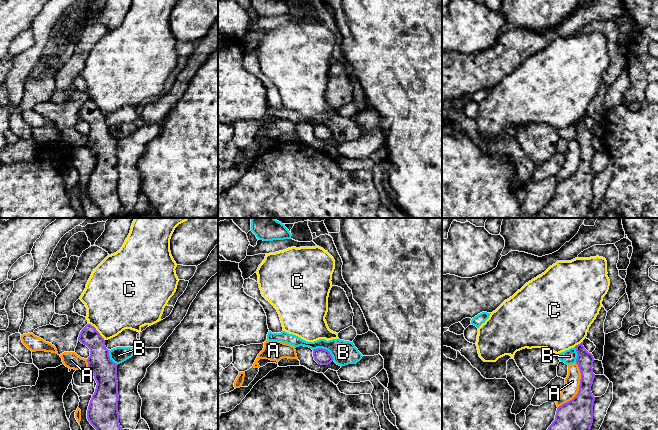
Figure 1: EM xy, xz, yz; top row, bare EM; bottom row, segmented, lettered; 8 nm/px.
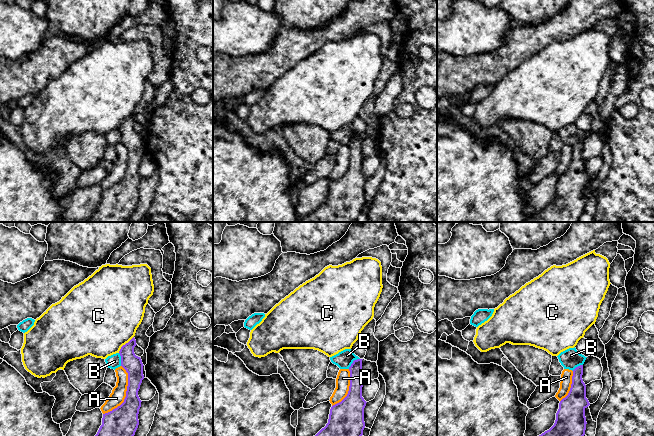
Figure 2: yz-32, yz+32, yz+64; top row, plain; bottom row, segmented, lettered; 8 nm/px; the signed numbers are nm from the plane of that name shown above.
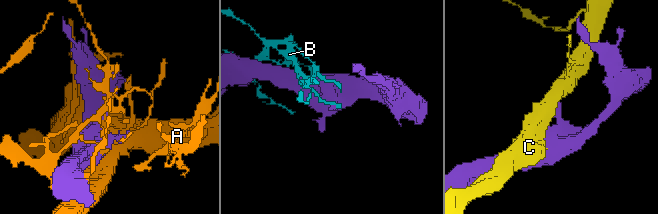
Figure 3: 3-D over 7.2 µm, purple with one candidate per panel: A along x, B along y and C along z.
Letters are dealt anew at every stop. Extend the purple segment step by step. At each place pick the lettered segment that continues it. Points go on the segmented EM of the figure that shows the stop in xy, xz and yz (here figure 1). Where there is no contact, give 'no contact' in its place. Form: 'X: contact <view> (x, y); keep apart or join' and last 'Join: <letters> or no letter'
A: contact yz (579, 388); keep apart
B: contact xz (325, 349); keep apart
C: contact xy (97, 331); keep apart
Join: no letter

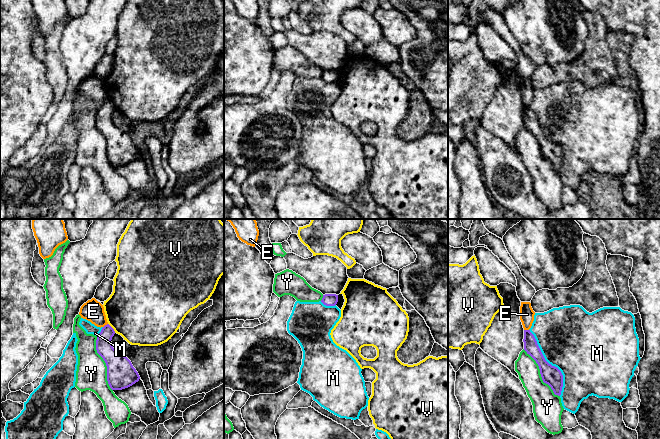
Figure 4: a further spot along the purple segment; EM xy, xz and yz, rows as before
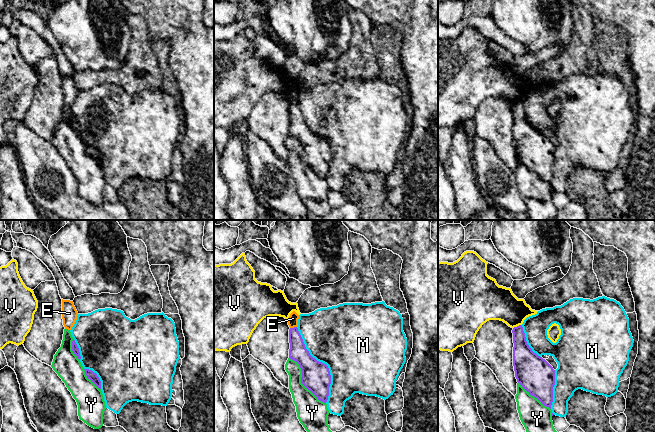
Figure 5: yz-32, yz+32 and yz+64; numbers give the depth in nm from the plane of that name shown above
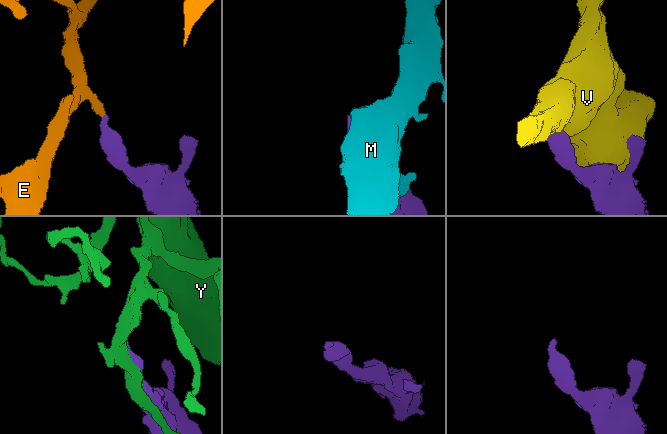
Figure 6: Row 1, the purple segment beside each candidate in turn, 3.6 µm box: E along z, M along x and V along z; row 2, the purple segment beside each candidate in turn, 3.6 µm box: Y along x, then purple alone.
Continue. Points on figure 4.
E: contact xy (105, 325); keep apart
M: contact yz (550, 364); keep apart
V: contact xy (112, 328); keep apart
Y: contact xy (105, 362); keep apart
Join: no letter

